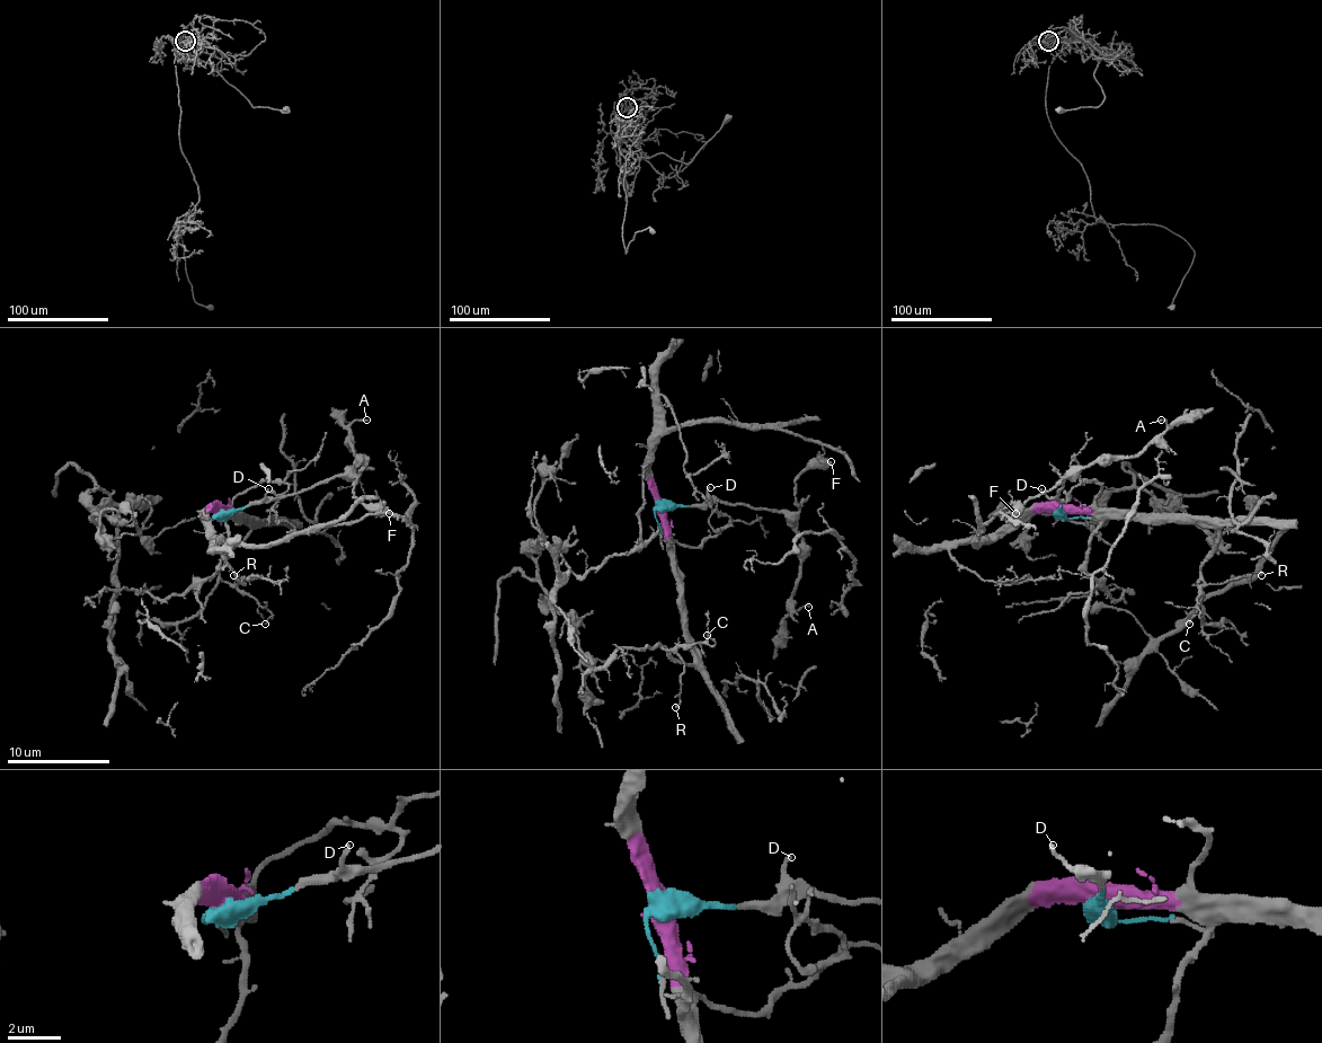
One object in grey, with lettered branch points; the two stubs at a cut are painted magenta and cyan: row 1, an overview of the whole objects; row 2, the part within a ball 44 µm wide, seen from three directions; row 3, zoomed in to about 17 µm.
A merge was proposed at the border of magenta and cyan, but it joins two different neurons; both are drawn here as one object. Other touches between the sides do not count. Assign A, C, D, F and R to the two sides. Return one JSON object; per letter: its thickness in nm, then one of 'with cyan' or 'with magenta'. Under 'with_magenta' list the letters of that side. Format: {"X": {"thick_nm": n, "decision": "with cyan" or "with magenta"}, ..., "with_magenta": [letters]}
{"A": {"thick_nm": 140, "decision": "with cyan"}, "C": {"thick_nm": 90, "decision": "with magenta"}, "D": {"thick_nm": 130, "decision": "with cyan"}, "F": {"thick_nm": 600, "decision": "with cyan"}, "R": {"thick_nm": 140, "decision": "with magenta"}, "with_magenta": ["C", "R"]}

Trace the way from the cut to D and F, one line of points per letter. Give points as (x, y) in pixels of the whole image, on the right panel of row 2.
D: (1062, 514), (1059, 503), (1041, 488)
F: (1062, 514), (1056, 498), (1066, 478), (1034, 496), (1016, 514)

